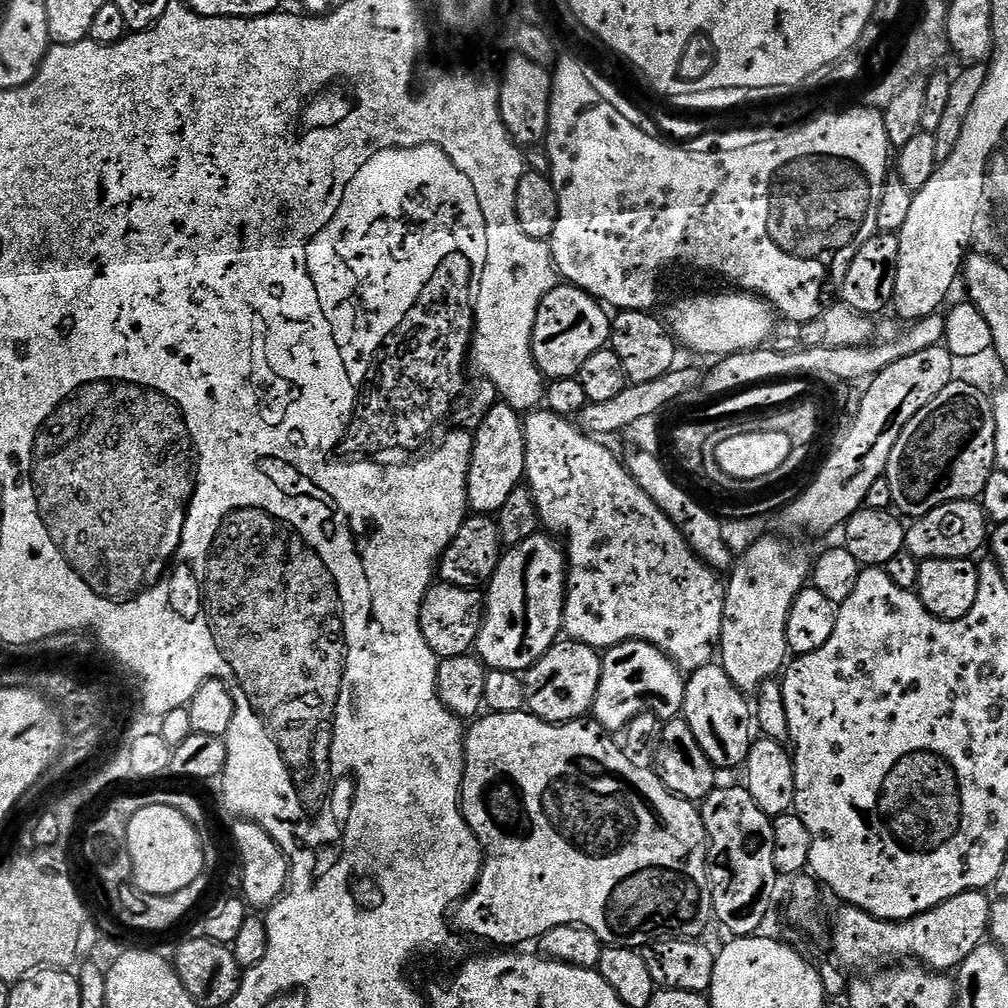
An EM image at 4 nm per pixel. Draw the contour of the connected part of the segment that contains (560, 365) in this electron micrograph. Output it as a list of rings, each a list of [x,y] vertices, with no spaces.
[[[567,282],[557,283],[542,298],[532,331],[532,353],[538,370],[549,381],[579,377],[586,358],[598,354],[612,338],[612,322],[605,305]]]

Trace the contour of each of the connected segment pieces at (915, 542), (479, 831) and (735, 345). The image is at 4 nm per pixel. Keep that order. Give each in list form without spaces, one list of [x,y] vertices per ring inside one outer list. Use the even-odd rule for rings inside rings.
[[[976,500],[946,502],[930,514],[915,517],[904,533],[906,551],[917,560],[967,560],[975,557],[980,547],[985,547],[990,536],[990,521],[984,513],[983,503]]]
[[[525,710],[515,712],[514,714],[498,714],[497,712],[484,714],[476,722],[477,724],[473,728],[469,727],[467,729],[464,737],[464,777],[462,778],[462,786],[460,787],[460,813],[464,815],[465,822],[467,822],[472,833],[478,838],[481,848],[484,849],[484,869],[480,871],[478,882],[473,886],[471,892],[460,901],[458,907],[455,909],[455,927],[457,924],[462,931],[469,932],[470,935],[477,936],[480,940],[489,940],[492,944],[500,944],[496,946],[524,946],[527,945],[524,944],[527,940],[532,940],[532,942],[539,941],[540,937],[546,934],[546,930],[554,930],[558,926],[570,926],[571,924],[581,924],[584,928],[589,928],[591,932],[598,934],[601,944],[610,948],[634,948],[643,950],[658,940],[667,940],[669,938],[695,940],[705,935],[703,932],[707,930],[708,923],[711,925],[714,920],[712,895],[710,894],[710,882],[708,881],[708,835],[706,834],[706,826],[704,825],[704,817],[701,809],[693,801],[684,800],[682,797],[673,794],[660,781],[659,776],[656,775],[652,768],[633,766],[630,762],[630,756],[622,754],[619,743],[613,739],[601,724],[595,723],[591,719],[581,718],[579,720],[571,720],[568,724],[551,724],[545,720],[539,720],[537,716],[533,716],[531,712]]]
[[[724,291],[728,292],[716,292],[713,296],[684,296],[673,306],[670,331],[683,347],[685,344],[692,352],[723,358],[759,348],[771,341],[768,339],[776,328],[777,320],[772,305],[751,292]]]

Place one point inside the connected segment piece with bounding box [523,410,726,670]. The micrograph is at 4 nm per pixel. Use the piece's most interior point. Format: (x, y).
(632, 575)

